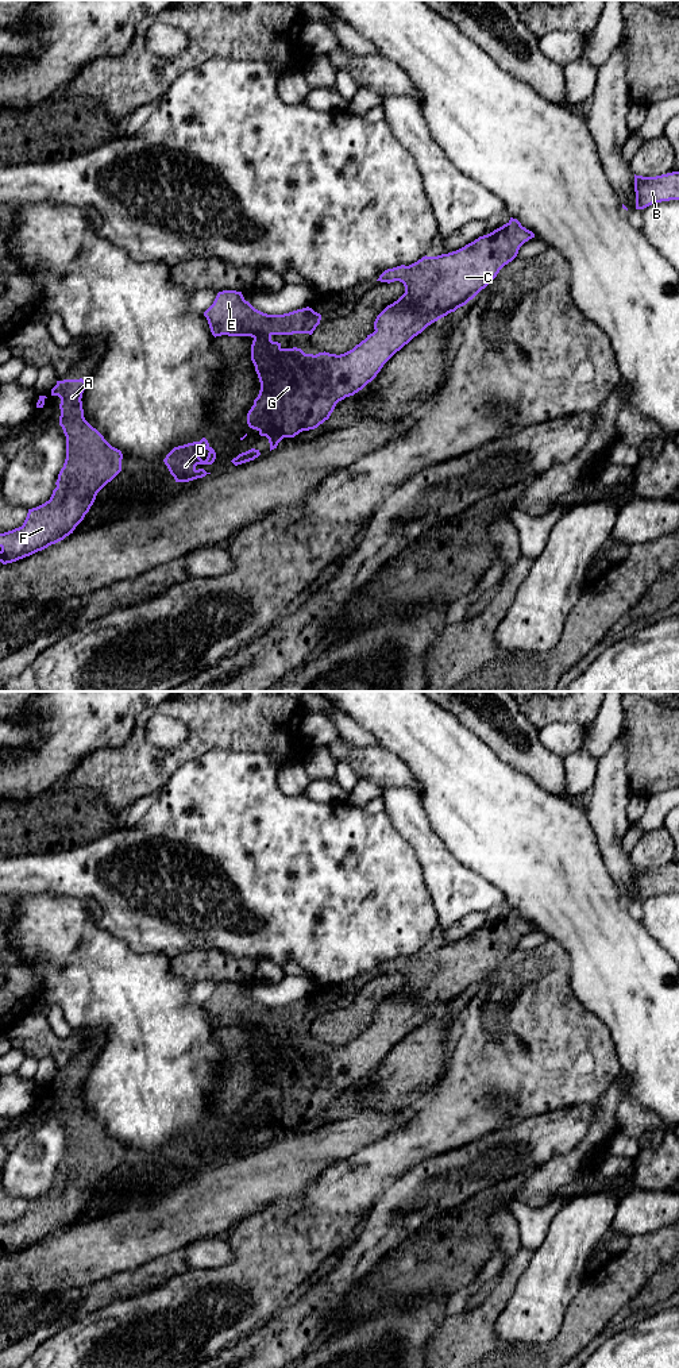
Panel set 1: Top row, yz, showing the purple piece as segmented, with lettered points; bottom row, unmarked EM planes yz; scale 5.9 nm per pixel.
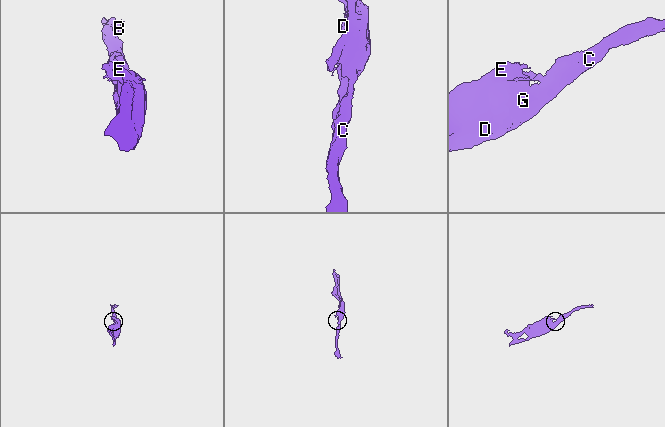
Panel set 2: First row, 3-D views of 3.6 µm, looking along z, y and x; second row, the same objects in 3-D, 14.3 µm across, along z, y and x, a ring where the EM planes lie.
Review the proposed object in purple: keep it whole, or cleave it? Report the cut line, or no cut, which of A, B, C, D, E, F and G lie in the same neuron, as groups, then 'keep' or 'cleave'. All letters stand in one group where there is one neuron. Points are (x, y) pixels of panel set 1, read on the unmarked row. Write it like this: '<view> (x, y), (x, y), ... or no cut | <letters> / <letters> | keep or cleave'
no cut | A B C D E F G | keep

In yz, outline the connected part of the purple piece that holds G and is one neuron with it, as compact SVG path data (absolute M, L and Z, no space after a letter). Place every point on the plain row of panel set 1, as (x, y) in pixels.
M517 910L493 924L479 928L464 939L437 948L423 948L417 953L385 962L377 972L400 972L405 984L387 997L374 1013L374 1024L352 1041L336 1047L329 1044L305 1045L301 1040L282 1040L273 1033L273 1026L312 1026L320 1016L321 1006L306 998L283 1006L267 1006L244 991L242 983L219 983L213 995L204 1003L212 1026L251 1028L251 1052L261 1074L261 1082L247 1105L247 1115L266 1128L270 1142L283 1129L294 1129L302 1122L317 1120L329 1110L336 1095L354 1087L371 1074L383 1056L414 1028L439 1010L466 997L485 980L512 953L520 939L535 929L535 925Z

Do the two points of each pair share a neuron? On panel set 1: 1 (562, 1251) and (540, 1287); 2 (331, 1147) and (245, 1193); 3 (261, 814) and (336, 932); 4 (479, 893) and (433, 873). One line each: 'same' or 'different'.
1: same
2: same
3: same
4: same

